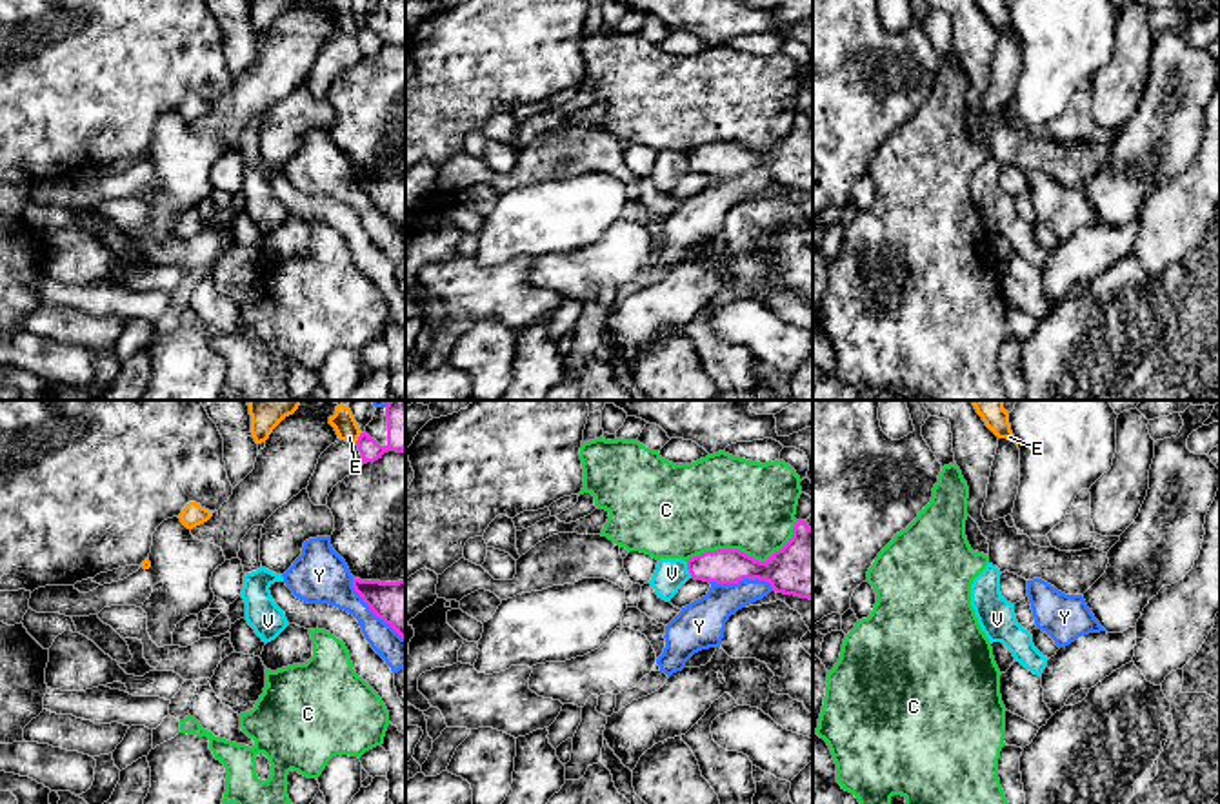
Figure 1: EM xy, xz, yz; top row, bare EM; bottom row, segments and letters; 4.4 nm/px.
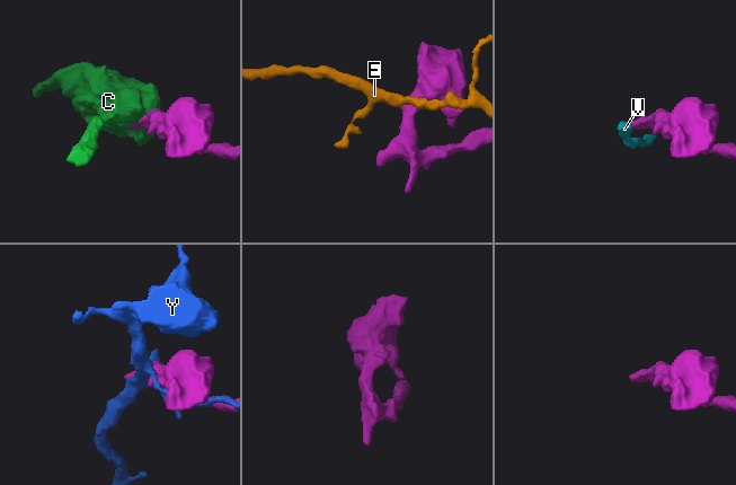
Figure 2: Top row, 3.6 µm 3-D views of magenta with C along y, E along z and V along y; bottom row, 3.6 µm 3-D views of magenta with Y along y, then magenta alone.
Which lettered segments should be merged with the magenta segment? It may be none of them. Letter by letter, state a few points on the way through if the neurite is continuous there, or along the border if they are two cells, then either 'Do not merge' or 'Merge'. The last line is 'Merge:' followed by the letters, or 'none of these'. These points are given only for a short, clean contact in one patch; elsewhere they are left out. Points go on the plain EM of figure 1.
C: Do not merge
E: Do not merge
V: Boundary: xz (686, 155), (691, 170). Do not merge
Y: Do not merge
Merge: none of these

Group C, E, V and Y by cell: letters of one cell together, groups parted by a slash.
C / E / V / Y

